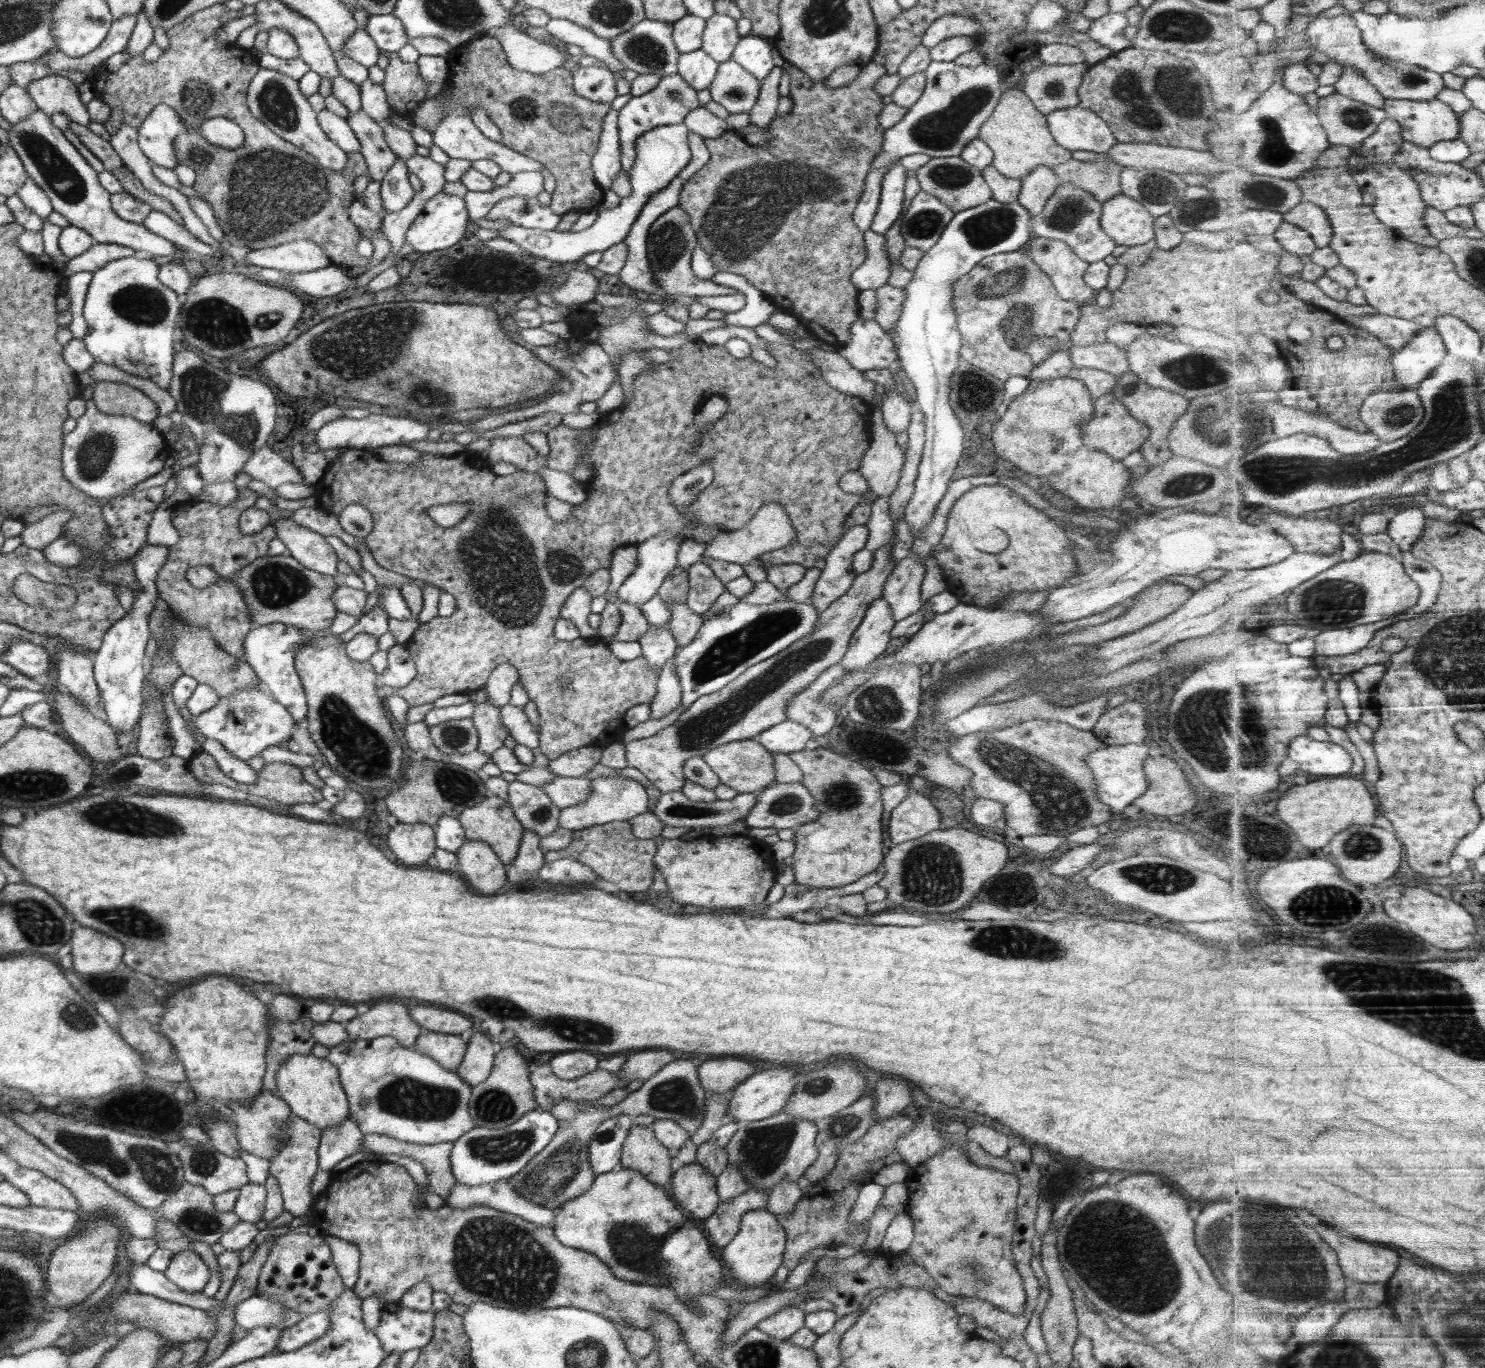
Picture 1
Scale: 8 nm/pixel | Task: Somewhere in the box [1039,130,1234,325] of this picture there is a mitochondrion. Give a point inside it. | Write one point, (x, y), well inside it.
(1200, 211)

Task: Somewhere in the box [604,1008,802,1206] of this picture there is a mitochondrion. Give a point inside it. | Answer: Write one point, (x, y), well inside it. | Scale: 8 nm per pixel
(761, 1150)

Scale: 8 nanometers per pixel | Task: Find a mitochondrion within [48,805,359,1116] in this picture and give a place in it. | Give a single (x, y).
(130, 921)

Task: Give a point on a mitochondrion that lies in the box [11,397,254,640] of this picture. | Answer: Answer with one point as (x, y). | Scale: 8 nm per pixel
(94, 456)

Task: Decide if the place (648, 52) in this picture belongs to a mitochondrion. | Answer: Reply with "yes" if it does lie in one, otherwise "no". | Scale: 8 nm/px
yes

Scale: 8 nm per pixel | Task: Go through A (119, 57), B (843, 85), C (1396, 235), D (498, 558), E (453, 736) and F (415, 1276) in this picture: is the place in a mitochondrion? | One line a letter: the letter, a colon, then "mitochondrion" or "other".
A: other
B: other
C: other
D: mitochondrion
E: mitochondrion
F: other

